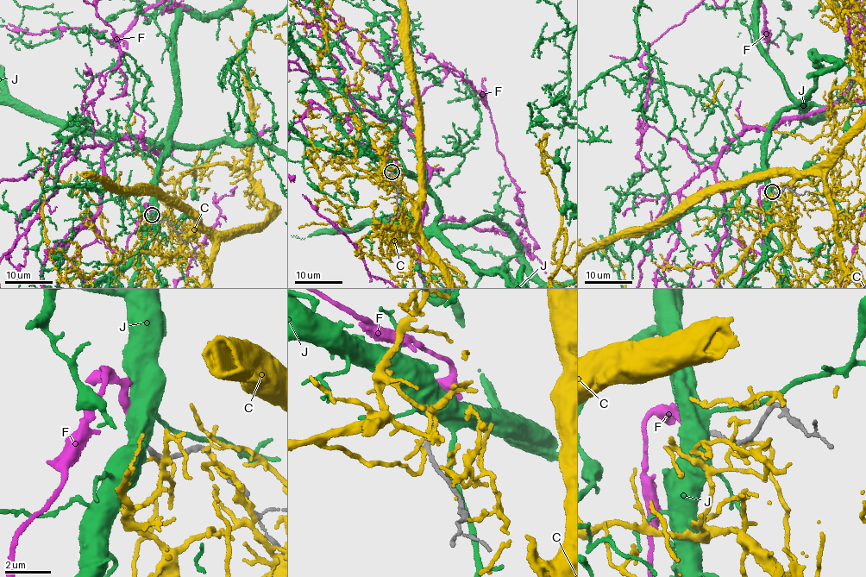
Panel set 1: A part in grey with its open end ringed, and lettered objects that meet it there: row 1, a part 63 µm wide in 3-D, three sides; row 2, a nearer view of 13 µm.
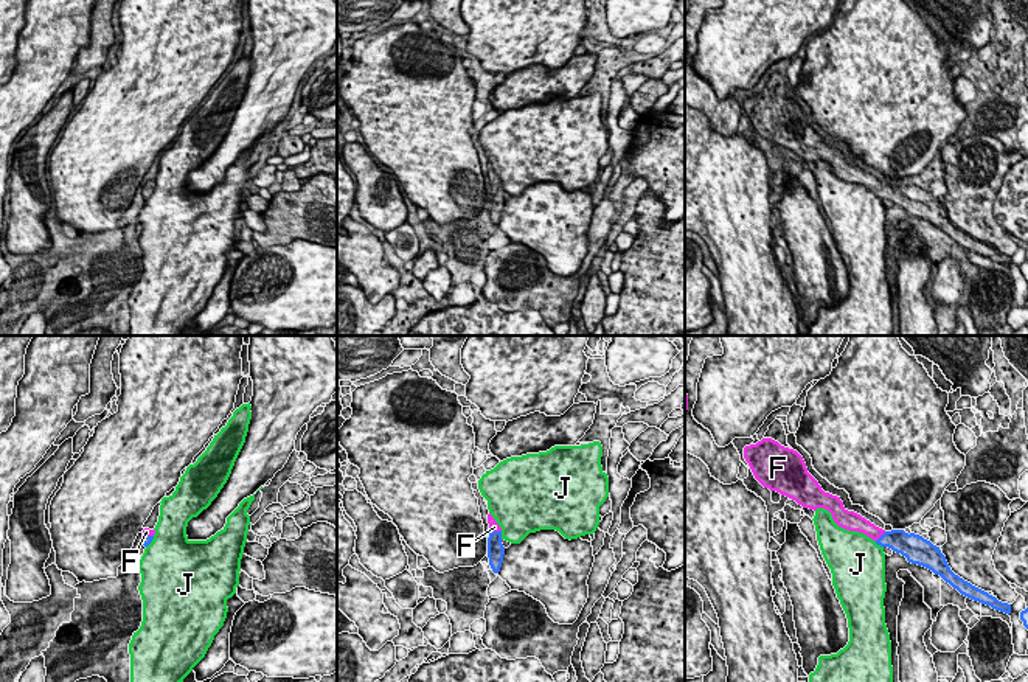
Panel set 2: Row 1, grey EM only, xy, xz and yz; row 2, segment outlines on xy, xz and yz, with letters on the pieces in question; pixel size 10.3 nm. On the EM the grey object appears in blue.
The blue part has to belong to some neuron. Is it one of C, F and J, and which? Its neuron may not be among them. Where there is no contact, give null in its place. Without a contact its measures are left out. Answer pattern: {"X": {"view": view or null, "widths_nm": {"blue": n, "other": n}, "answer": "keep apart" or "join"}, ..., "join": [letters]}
{"C": {"view": null, "answer": "keep apart"}, "F": {"view": "xz", "widths_nm": {"blue": 190, "other": 100}, "answer": "join"}, "J": {"view": "yz", "widths_nm": {"blue": 240, "other": 480}, "answer": "keep apart"}, "join": ["F"]}

